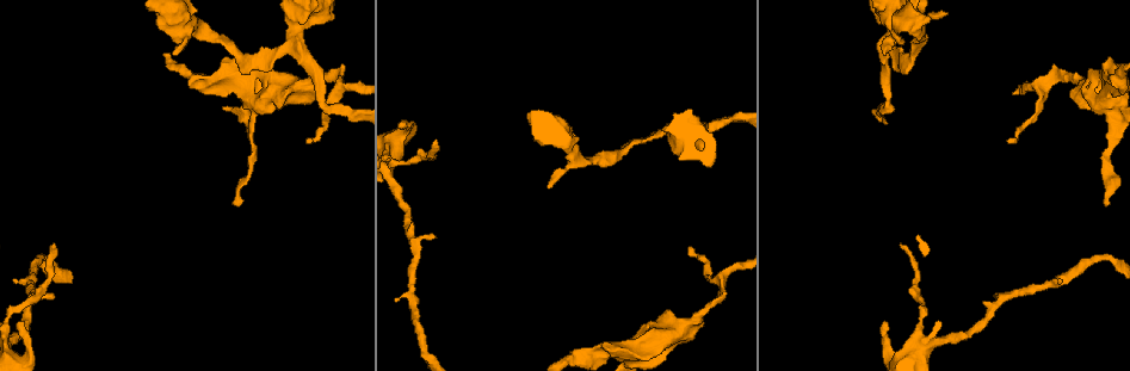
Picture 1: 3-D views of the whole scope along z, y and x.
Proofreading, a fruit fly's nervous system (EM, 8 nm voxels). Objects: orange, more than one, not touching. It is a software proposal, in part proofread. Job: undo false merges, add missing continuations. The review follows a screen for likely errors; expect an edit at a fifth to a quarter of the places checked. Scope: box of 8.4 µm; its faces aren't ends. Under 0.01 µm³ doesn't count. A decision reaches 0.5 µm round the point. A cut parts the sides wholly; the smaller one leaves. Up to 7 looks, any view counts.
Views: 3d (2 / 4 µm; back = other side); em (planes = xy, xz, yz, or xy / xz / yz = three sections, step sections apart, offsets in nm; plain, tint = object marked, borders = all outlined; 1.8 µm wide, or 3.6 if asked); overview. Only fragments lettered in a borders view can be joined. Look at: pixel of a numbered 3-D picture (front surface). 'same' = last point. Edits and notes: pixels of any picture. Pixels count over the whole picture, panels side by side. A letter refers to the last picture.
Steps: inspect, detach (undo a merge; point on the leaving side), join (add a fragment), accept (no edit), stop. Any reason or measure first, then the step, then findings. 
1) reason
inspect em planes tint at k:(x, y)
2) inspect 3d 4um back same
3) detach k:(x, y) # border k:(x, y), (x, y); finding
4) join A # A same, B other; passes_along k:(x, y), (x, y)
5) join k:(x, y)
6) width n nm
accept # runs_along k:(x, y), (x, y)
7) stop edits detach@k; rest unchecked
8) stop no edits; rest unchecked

an open end
inspect em planes borders at 1:(402, 120)

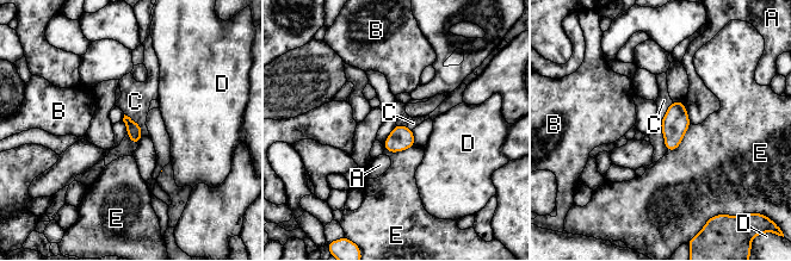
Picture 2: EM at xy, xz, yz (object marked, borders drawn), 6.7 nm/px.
accept # A other, B other, C other, D other, E other; border 2:(124, 113), (141, 128), (138, 144); none of them fits

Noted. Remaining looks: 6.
closes a loop
inspect em planes plain at 1:(640, 350)

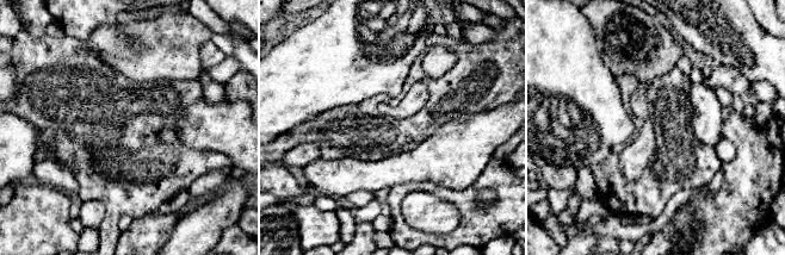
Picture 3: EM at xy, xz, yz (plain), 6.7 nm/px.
see the neighbours
inspect em planes borders same

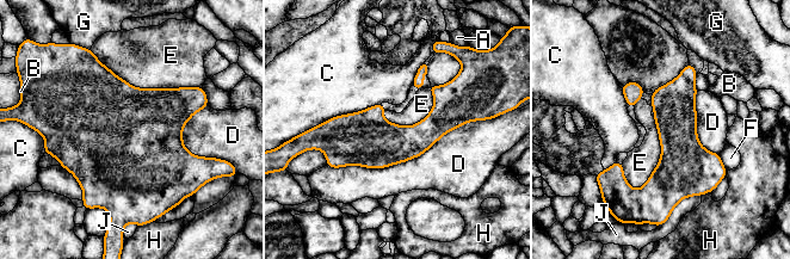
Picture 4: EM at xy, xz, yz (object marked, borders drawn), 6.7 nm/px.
accept # A other, B other, C other, D other, E other, F other, G other, H other, J other; border 4:(654, 116), (660, 160), (634, 190); continuous, no second neuron

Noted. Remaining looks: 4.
inspect em yz step 8 tint at 1:(286, 43)

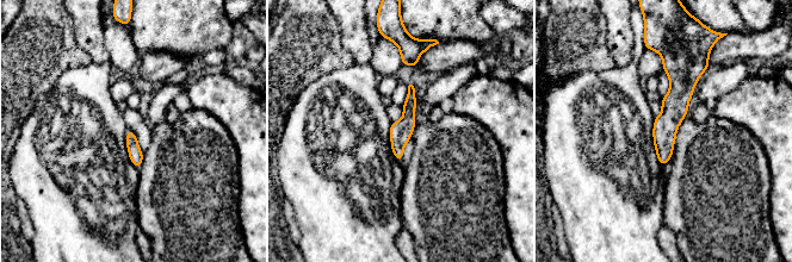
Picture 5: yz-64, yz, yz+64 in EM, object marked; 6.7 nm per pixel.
inspect em yz step 8 borders same

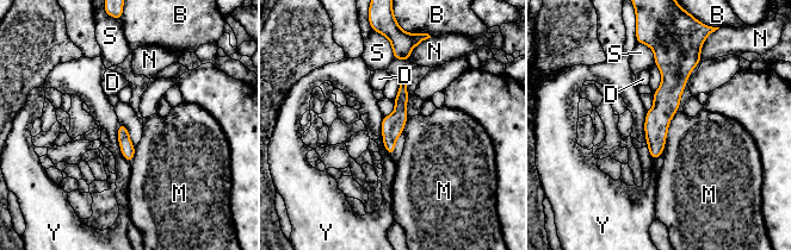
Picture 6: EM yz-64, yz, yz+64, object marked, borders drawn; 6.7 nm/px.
accept # B other, D other, M other, N other, S other, Y other; runs_along 6:(671, 54), (654, 156); continuous, no second neuron

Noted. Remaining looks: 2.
stop no edits; rest unchecked

